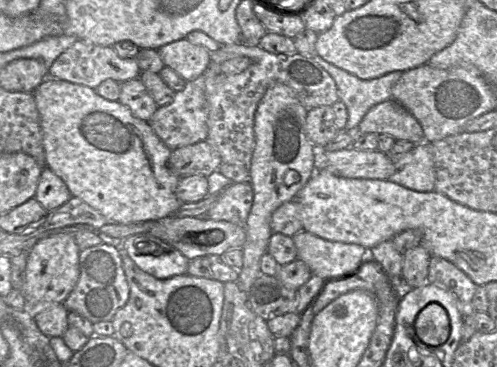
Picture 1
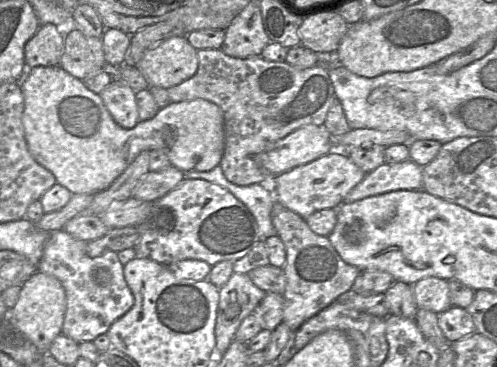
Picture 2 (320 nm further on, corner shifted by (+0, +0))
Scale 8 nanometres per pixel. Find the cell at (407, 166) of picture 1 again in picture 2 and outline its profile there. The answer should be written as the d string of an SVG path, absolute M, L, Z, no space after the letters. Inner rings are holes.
M411 159L396 164L383 163L367 173L343 202L350 203L396 190L420 190L422 187L422 167Z

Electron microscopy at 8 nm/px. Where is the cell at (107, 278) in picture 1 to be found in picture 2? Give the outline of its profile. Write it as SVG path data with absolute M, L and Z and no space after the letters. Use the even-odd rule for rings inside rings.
M64 229L52 231L46 241L38 271L57 278L66 294L62 333L76 342L93 341L107 333L110 326L134 304L134 296L124 278L124 266L117 252L107 251L96 257L86 253L89 241L71 236Z

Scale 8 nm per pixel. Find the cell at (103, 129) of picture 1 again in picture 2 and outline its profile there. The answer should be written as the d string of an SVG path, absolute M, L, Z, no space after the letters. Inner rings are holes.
M59 65L56 66L37 66L28 68L25 76L20 82L21 90L24 96L24 111L22 113L22 124L24 127L24 137L28 146L28 150L34 160L53 173L56 183L66 187L72 194L96 194L108 188L117 177L131 164L131 162L142 151L161 150L170 160L175 168L182 172L207 172L218 166L224 154L224 114L222 109L213 102L205 99L194 99L190 101L181 101L178 103L170 103L168 106L161 108L157 114L149 120L139 121L137 125L131 129L125 129L119 126L110 115L109 111L103 104L101 97L87 89L83 81L75 78L67 73Z

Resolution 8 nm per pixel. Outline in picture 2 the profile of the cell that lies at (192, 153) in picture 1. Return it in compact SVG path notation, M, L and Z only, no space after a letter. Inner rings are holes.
M172 165L160 171L149 171L133 189L131 197L154 202L175 189L184 180L184 173Z

